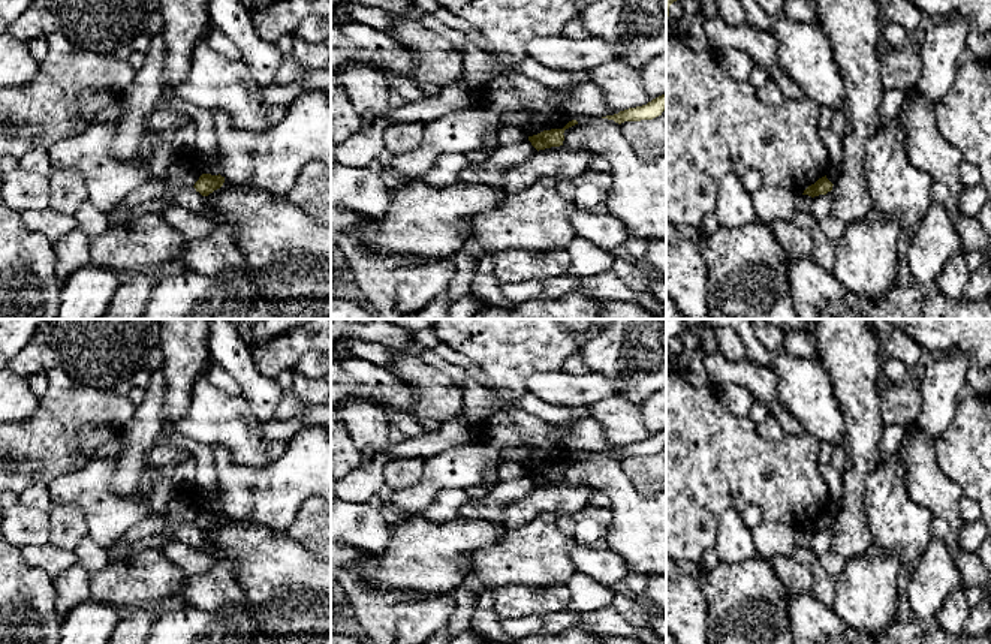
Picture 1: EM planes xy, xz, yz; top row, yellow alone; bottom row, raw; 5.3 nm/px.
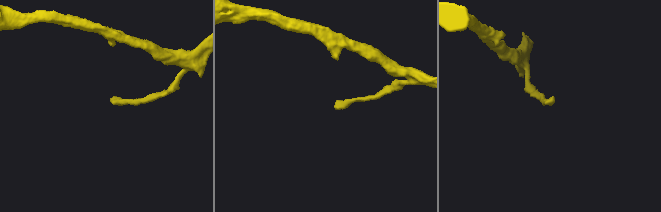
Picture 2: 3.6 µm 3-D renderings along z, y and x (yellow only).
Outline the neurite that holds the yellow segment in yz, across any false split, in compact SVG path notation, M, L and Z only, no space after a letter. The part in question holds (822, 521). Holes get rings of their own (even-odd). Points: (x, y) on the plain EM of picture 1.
M825 512L819 514L814 520L808 521L802 530L808 530L811 533L819 530L826 530L832 526L832 518Z

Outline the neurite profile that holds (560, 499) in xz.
M563 481L539 485L504 508L501 524L506 529L518 529L542 512L549 512L561 520L590 505L590 496L591 488L585 485L573 485Z

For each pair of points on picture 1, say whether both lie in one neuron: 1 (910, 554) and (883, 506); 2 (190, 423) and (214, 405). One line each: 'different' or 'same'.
1: same
2: same

